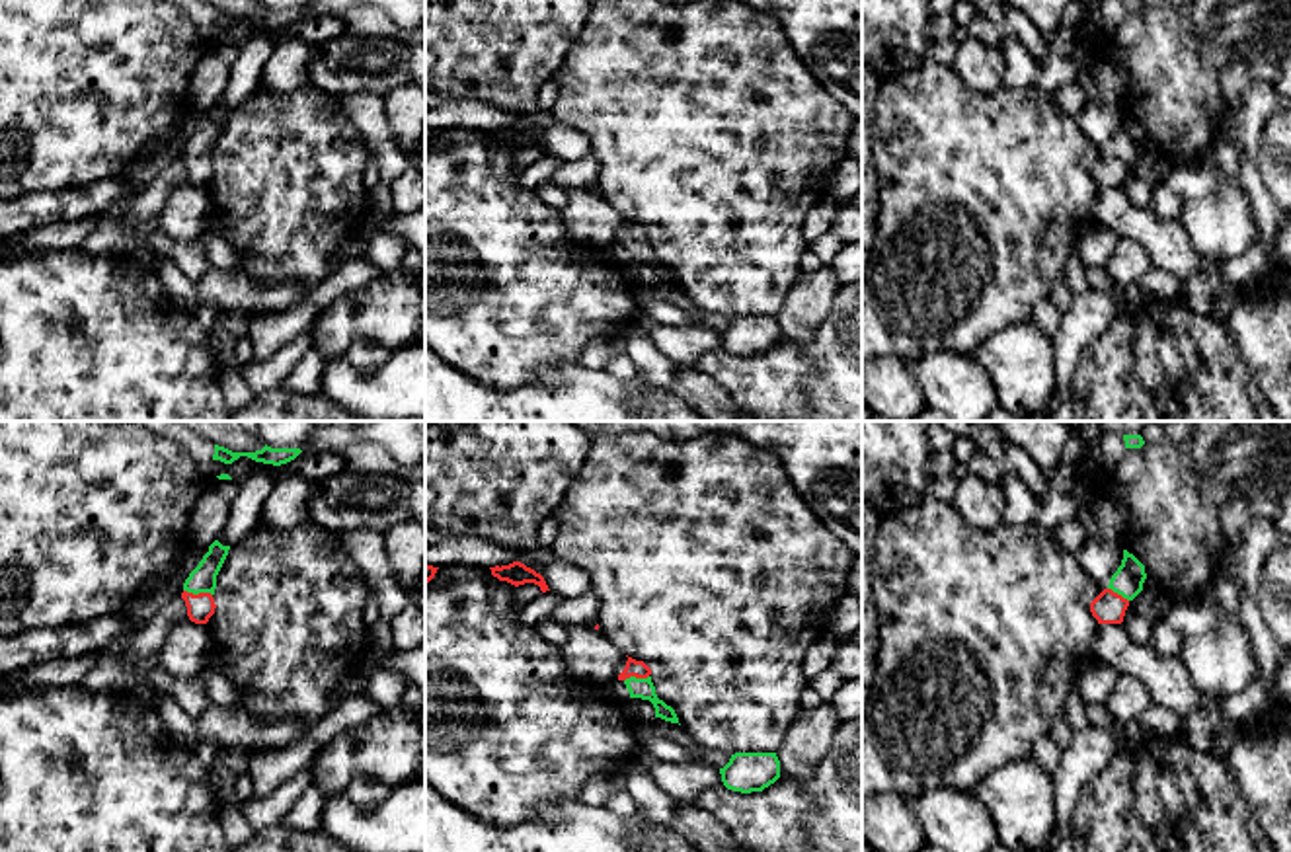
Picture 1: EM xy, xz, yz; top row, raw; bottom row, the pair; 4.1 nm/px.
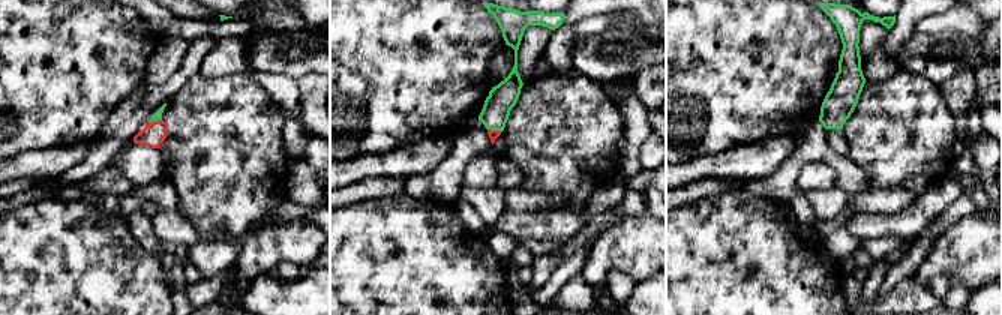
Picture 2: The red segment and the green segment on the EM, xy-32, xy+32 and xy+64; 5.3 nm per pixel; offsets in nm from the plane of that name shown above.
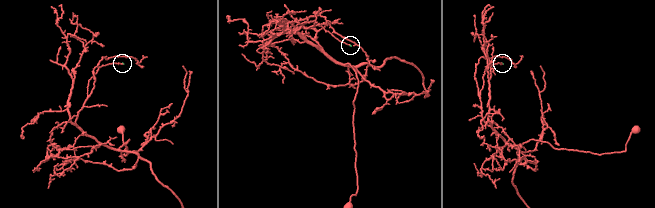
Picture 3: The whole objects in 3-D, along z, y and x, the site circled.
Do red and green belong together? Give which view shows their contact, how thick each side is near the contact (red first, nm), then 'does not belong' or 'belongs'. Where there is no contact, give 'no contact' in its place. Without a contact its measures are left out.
meets red in xy; 110 nm thick on the red side, 110 nm on the other; belongs

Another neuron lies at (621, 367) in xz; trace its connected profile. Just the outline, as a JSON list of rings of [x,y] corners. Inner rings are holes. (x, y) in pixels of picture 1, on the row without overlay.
[[[626,353],[614,355],[605,367],[618,380],[632,380],[636,367]]]

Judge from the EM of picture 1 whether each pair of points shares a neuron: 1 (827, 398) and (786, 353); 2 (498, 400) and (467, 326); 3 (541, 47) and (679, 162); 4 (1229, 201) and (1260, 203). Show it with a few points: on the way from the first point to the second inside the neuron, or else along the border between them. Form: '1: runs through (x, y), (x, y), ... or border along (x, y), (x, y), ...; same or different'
1: runs through (825, 385), (800, 361); same
2: border along (451, 365), (488, 385), (521, 387), (537, 383); different
3: border along (584, 24), (552, 77); different
4: border along (1235, 182), (1249, 199), (1260, 232); different

